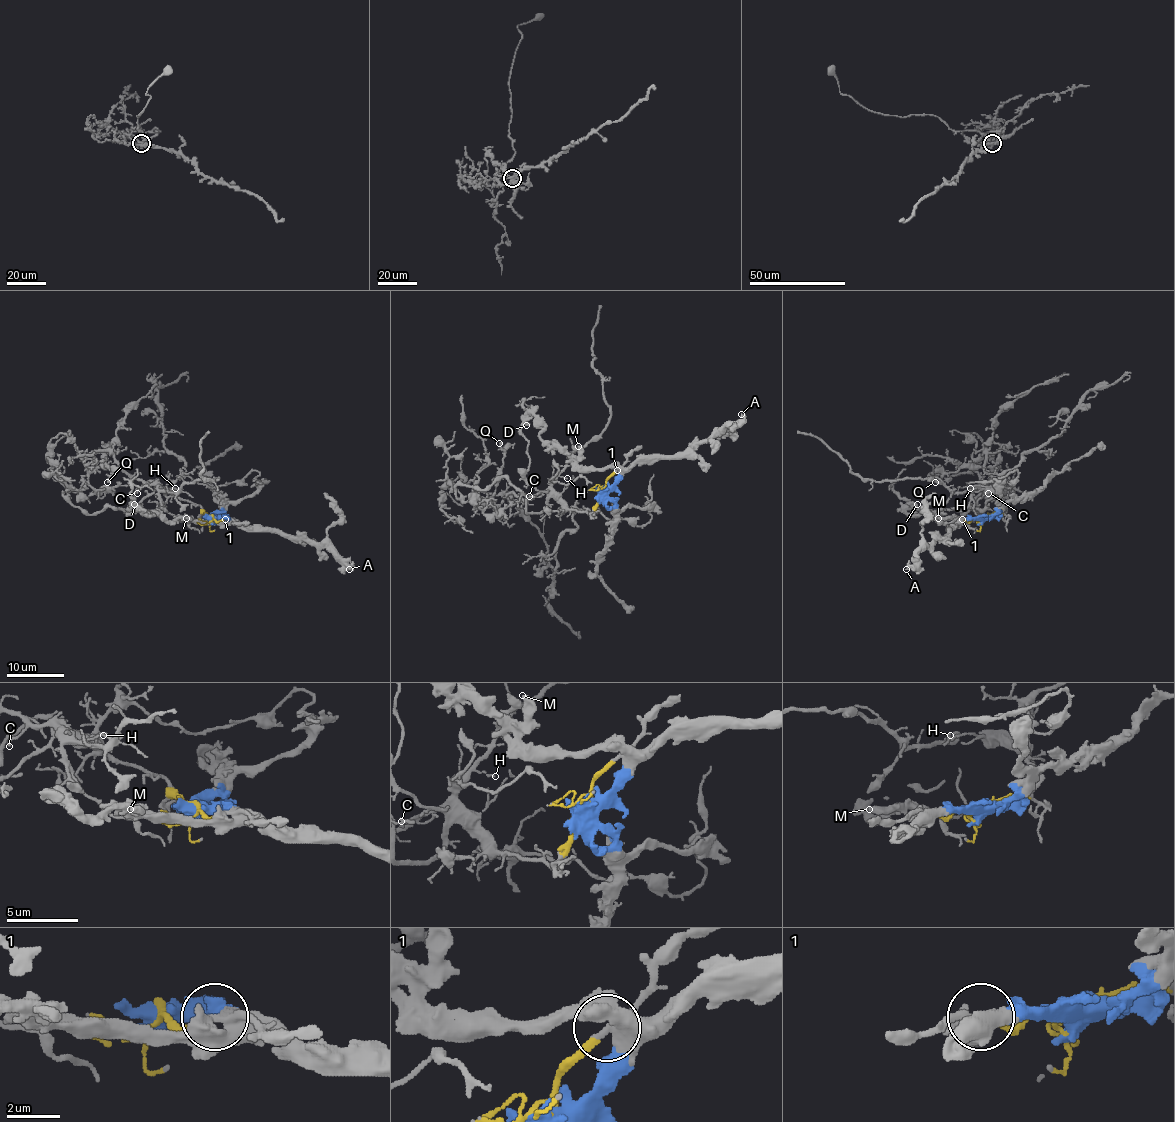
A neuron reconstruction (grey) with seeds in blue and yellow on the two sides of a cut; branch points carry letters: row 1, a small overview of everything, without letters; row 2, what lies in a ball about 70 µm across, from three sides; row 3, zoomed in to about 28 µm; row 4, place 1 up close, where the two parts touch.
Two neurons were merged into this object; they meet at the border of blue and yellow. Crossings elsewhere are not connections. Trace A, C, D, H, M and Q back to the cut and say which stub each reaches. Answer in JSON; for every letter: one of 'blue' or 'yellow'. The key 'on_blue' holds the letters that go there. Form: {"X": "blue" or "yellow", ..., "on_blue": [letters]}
{"A": "blue", "C": "yellow", "D": "blue", "H": "yellow", "M": "blue", "Q": "yellow", "on_blue": ["A", "D", "M"]}

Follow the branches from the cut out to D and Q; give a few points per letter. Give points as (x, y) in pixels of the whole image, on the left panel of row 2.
D: (211, 517), (226, 518), (218, 522), (187, 521), (177, 517), (165, 521), (158, 514), (142, 512), (135, 504)
Q: (211, 517), (154, 482), (128, 510), (84, 514), (63, 497), (80, 495), (96, 469), (107, 468), (107, 482)

